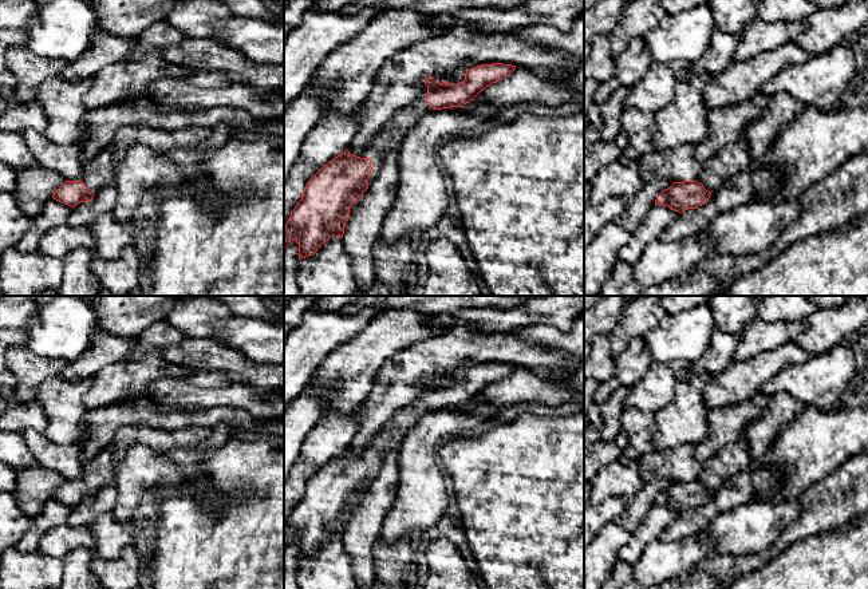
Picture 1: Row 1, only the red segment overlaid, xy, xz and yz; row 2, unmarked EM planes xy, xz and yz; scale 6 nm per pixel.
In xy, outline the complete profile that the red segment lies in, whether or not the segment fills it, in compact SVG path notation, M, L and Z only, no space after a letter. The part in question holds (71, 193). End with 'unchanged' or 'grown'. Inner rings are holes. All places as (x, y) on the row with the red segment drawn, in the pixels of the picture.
M82 179L66 181L52 195L54 199L71 207L91 201L92 197L94 194L88 191Z | unchanged

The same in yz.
M745 142L726 146L702 162L702 173L697 181L674 182L656 197L655 205L668 206L679 213L702 206L726 179L747 170L750 162Z | grown

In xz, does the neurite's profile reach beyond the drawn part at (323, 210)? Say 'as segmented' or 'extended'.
as segmented

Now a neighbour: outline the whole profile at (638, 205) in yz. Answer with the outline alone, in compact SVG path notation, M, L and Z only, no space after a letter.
M656 179L646 183L635 195L627 198L627 205L623 213L615 218L615 222L630 234L634 233L643 221L646 213L655 205L656 197L672 183L674 182L668 179Z

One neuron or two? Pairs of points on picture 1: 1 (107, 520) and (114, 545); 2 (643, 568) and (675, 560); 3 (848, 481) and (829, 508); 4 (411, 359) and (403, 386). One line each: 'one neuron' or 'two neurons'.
1: one neuron
2: one neuron
3: one neuron
4: one neuron

